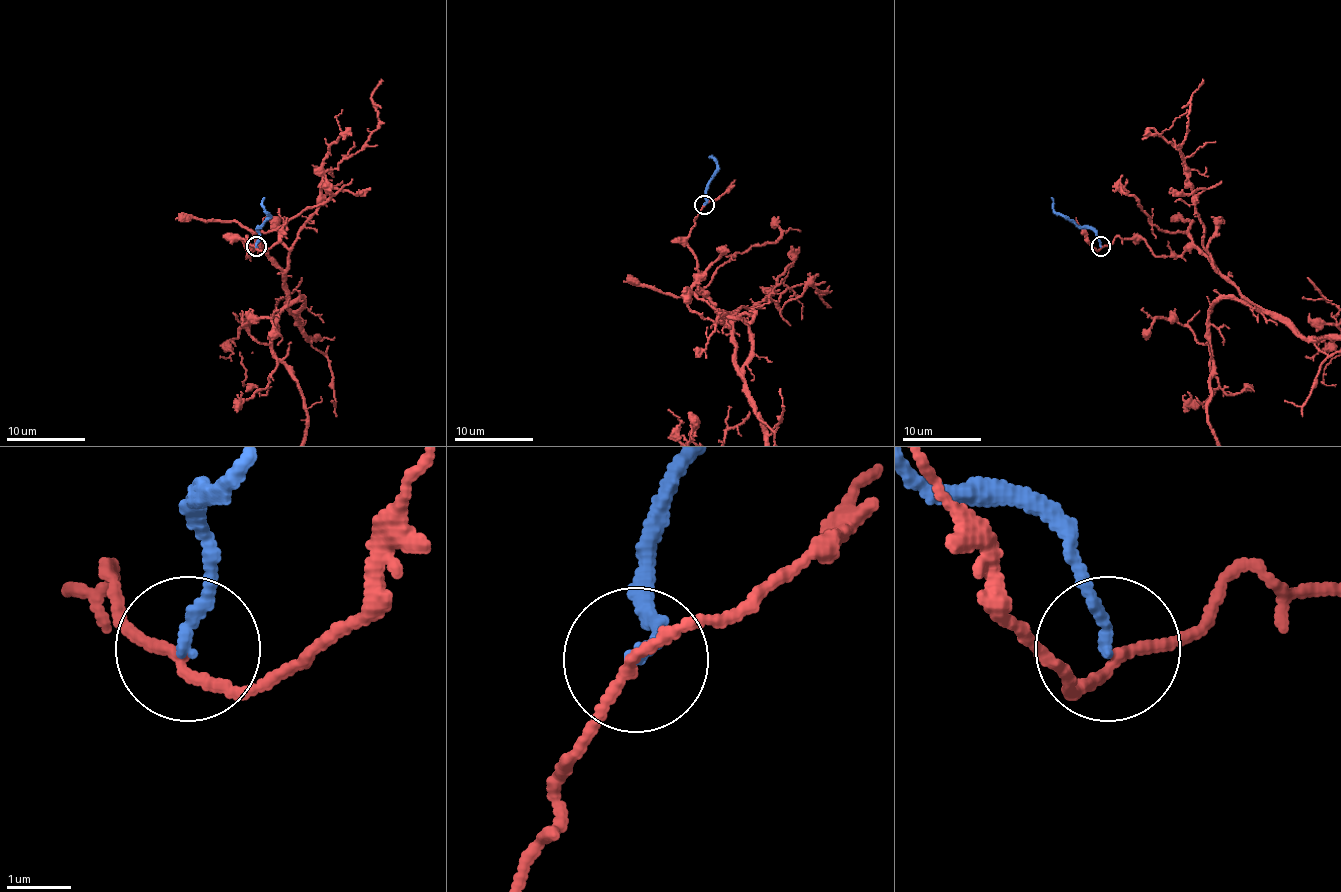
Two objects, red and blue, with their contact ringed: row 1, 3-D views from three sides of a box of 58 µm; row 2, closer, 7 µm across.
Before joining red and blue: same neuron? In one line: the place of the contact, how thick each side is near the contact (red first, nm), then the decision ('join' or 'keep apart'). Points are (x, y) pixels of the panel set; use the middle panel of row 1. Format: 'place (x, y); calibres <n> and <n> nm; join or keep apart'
place (704, 204); calibres 140 and 170 nm; keep apart

